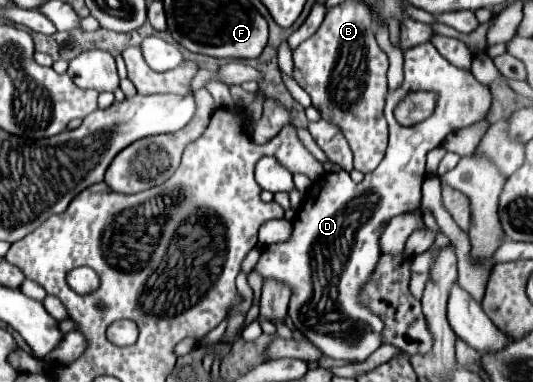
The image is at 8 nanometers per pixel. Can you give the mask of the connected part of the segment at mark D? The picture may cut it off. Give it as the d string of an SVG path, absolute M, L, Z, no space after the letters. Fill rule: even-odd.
M431 42L419 44L415 48L405 50L405 80L403 84L387 94L387 104L385 104L385 118L389 122L389 146L385 152L385 158L381 164L375 168L375 172L365 174L363 182L355 184L351 176L345 170L339 172L327 172L319 180L315 180L309 190L305 192L305 202L301 210L297 212L293 220L293 236L287 242L281 244L271 244L263 248L263 254L255 266L257 272L261 272L263 278L277 278L289 282L293 288L293 296L289 302L289 318L301 330L309 342L313 342L323 354L343 360L343 362L365 362L381 344L381 332L383 332L383 322L379 316L375 316L359 298L363 292L365 284L369 282L379 258L381 258L381 248L379 248L379 236L385 230L385 224L403 212L413 212L421 206L421 184L425 180L425 156L429 150L437 148L443 144L447 134L471 126L479 122L485 112L491 108L491 92L487 86L475 80L471 70L457 68L449 64ZM415 90L425 90L425 92L435 92L437 94L437 104L433 114L413 126L401 126L393 110L395 106Z

